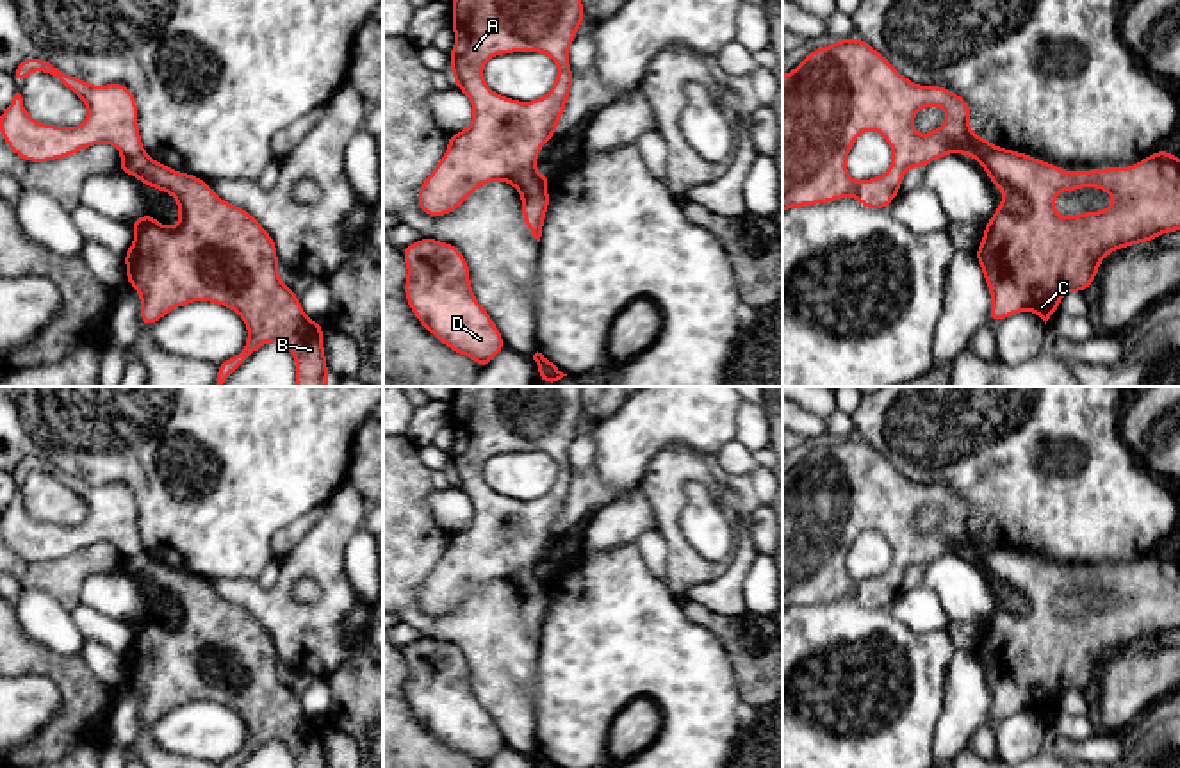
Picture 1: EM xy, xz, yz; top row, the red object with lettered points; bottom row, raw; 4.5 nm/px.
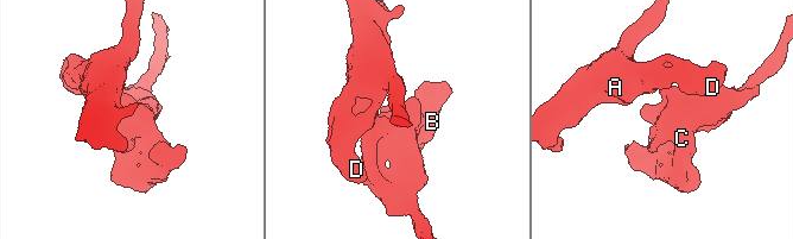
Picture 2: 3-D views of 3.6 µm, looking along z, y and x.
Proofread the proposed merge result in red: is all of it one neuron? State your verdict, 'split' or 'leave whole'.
split

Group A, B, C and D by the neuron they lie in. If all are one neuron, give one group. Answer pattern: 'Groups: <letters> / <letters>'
Groups: A D / B C

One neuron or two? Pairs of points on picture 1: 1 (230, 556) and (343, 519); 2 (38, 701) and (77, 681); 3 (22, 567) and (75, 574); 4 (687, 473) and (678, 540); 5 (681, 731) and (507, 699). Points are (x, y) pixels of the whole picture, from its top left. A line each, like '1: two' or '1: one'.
1: two
2: two
3: one
4: one
5: two

